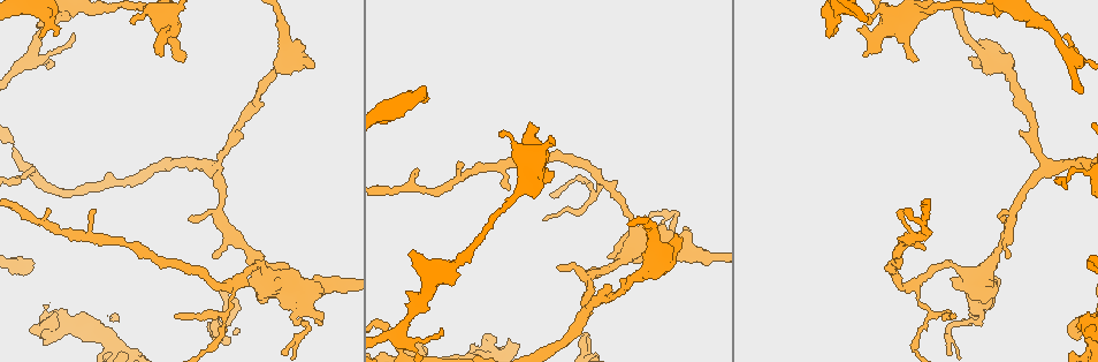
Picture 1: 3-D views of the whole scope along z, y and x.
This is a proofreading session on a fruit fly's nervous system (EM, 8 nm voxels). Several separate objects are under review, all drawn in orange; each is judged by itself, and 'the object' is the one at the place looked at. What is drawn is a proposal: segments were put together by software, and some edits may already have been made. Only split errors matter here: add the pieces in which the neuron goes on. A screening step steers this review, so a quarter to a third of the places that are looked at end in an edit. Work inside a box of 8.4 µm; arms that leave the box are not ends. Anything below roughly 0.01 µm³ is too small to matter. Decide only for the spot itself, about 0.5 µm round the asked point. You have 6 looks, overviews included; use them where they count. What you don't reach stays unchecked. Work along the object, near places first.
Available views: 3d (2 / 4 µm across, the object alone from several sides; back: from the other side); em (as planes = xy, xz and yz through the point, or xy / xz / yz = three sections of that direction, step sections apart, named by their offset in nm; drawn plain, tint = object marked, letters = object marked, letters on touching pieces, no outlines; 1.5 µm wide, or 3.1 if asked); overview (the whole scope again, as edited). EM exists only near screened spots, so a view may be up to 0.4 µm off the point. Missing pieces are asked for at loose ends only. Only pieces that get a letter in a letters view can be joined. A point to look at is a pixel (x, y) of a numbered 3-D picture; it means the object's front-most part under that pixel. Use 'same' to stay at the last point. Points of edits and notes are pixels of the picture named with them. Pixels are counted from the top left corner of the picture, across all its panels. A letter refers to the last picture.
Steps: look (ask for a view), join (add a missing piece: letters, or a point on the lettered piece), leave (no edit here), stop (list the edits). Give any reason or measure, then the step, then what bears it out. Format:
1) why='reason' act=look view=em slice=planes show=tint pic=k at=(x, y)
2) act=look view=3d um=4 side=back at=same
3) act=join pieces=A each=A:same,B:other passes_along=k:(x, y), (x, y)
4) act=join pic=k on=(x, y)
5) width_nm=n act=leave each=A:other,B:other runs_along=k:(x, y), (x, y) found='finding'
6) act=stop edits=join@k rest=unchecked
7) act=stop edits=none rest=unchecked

why='tapers out' act=look view=3d um=4 pic=1 at=(39, 34)

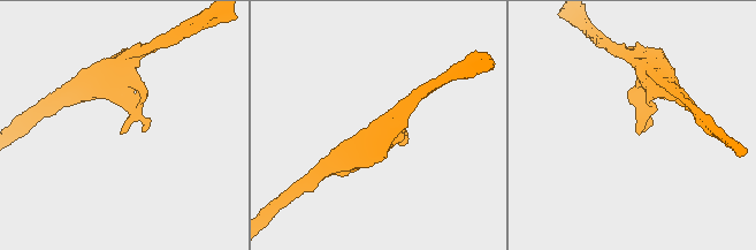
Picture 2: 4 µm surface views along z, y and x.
why='shape alone is not enough' act=look view=em slice=planes show=letters pic=2 at=(639, 135)

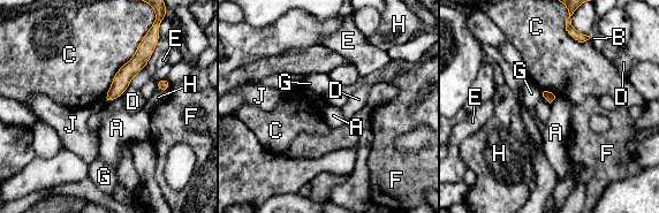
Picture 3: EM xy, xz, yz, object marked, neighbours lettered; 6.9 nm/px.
longest_contact=C:550nm act=leave each=A:other,B:other,C:other,D:other,E:other,F:other,G:other,H:other,J:other border=3:(555, 97), (550, 103) found='none of them fits'

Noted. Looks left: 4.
why='thin end' act=look view=em slice=xz step=4 show=letters pic=1 at=(96, 209)

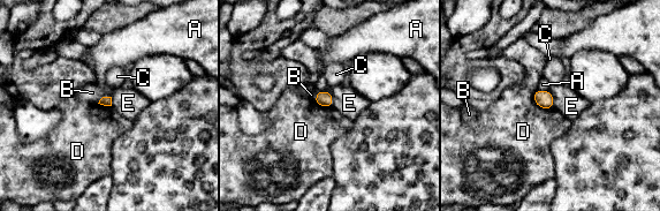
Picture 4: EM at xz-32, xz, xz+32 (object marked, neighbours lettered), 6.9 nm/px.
act=leave each=A:other,B:other,C:other,D:other,E:other border=4:(548, 90), (553, 97), (553, 108) found='no lettered piece goes on from it'

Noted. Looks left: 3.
why='branch stops here' act=look view=3d um=4 pic=1 at=(1070, 330)

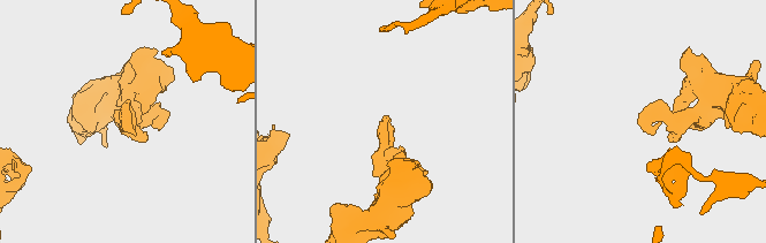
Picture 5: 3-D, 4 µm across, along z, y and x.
why='need the tissue' act=look view=em slice=planes show=letters pic=5 at=(389, 117)

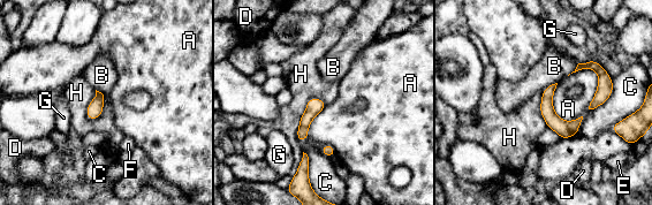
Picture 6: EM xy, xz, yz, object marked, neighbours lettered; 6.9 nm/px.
longest_contact=A:300nm act=leave each=A:other,B:other,C:other,D:other,E:other,F:other,G:other,H:other border=6:(96, 90), (86, 108), (89, 120) found='no lettered piece goes on from it'

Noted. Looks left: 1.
act=stop edits=none rest=unchecked

